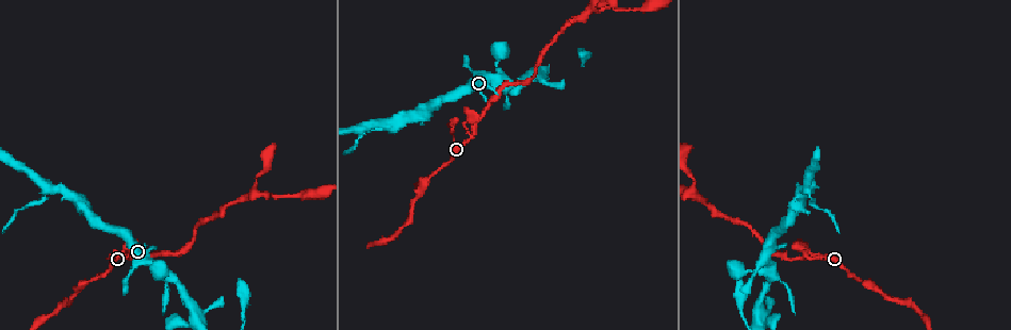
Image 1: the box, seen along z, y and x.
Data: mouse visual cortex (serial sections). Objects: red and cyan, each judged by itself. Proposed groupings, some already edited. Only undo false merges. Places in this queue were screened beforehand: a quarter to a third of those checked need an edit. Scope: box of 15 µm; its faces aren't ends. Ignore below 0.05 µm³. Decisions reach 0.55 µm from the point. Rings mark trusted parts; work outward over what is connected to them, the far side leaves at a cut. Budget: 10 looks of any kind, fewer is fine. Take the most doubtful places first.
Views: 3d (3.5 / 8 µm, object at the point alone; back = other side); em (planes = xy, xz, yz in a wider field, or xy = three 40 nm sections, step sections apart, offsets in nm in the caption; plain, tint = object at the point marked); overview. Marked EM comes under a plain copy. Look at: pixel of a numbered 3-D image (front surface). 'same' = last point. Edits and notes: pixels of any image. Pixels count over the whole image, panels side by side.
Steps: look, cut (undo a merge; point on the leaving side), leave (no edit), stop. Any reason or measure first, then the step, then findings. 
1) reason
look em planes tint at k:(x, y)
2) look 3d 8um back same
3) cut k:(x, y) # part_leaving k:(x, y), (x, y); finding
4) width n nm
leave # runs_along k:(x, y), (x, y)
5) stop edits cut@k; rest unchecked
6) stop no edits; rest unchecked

narrows sharply
look 3d 3.5um at 1:(390, 123)

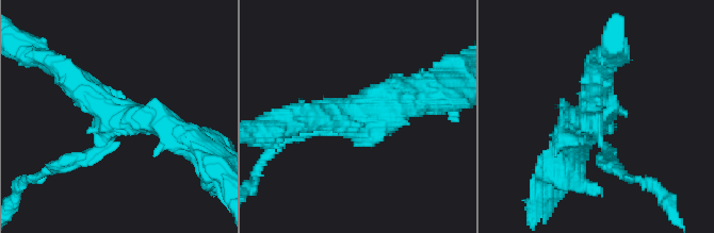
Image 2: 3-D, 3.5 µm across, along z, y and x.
arms 3; arm_widths 200, 400, 400 nm; now the EM
look em xy step 2 tint at 2:(113, 117)

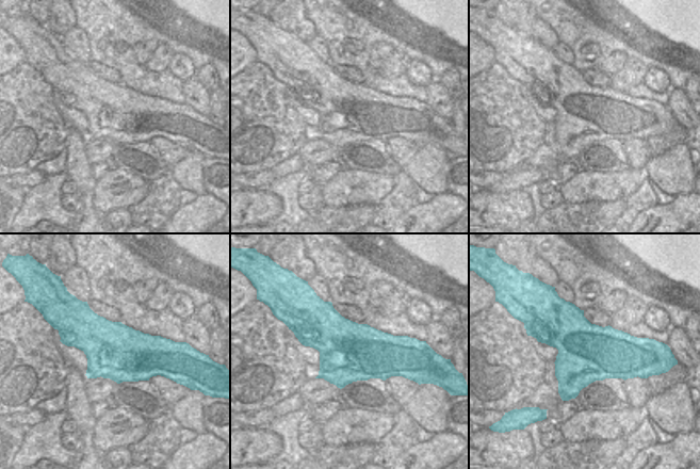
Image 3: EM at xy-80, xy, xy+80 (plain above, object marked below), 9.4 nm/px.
cut 2:(61, 162) # part_leaving 2:(100, 151), (50, 167), (28, 180); two cells meet here

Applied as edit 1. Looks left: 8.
two arms in line, one across
look 3d 8um at 1:(507, 88)

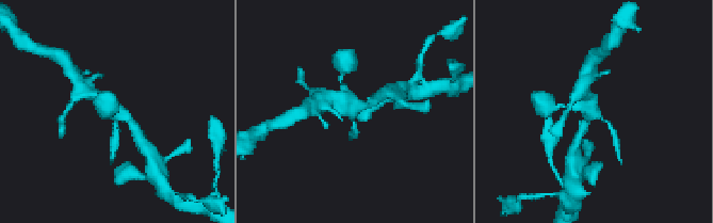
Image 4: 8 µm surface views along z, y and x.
arms 3; arm_widths 150, 300, 400 nm; need the tissue
look em xy step 5 tint at 4:(353, 109)

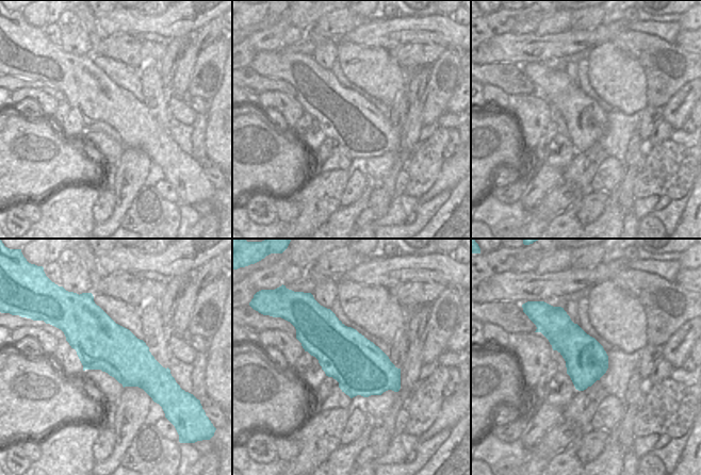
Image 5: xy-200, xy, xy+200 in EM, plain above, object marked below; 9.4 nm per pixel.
cut 4:(115, 134) # part_leaving 4:(115, 122), (115, 147), (112, 156); two cells meet here

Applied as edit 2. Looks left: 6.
redraw
look overview

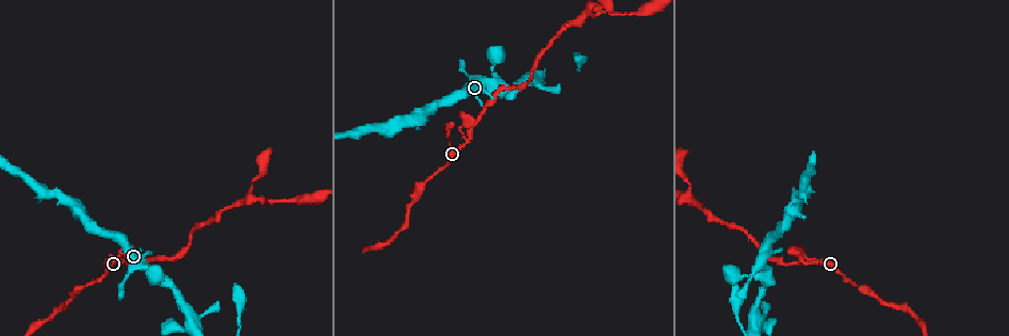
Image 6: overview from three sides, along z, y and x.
narrows sharply
look 3d 3.5um at 6:(462, 70)

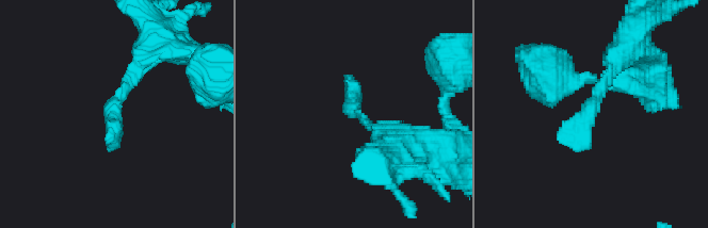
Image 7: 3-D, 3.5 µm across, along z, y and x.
shape alone is not enough
look em xy step 1 tint at 7:(117, 98)

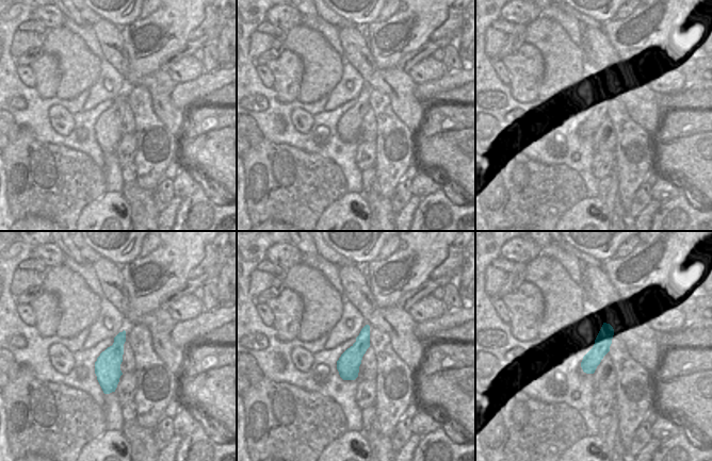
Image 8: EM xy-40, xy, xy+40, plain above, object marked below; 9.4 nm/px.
cut it another way
look em planes tint same

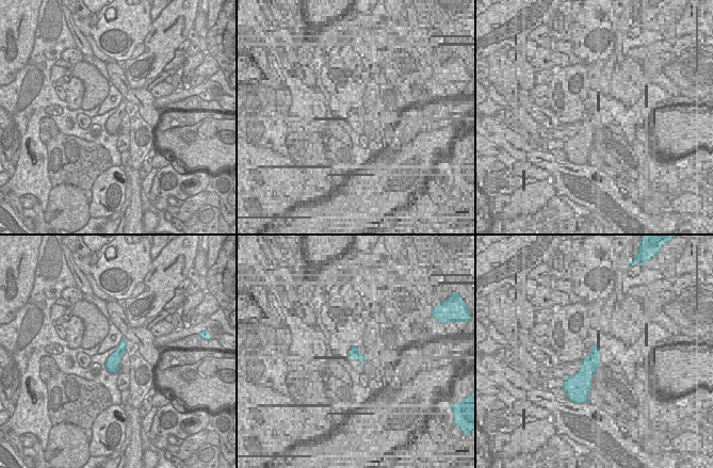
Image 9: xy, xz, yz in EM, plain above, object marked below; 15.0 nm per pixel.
leave # runs_along 7:(628, 45), (588, 116), (558, 140); continuous, no second cell

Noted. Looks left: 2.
arms part here
look 3d 3.5um at 6:(469, 126)

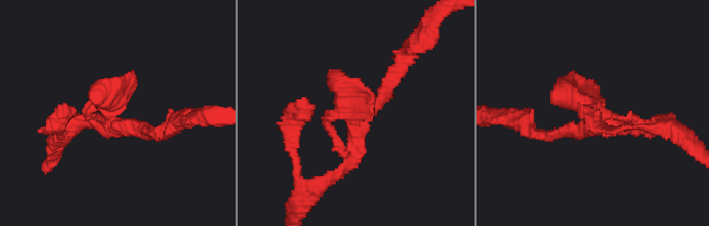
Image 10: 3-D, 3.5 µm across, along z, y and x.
arms 3; arm_widths 150, 200, 300 nm
look em xy step 5 tint at 10:(357, 114)

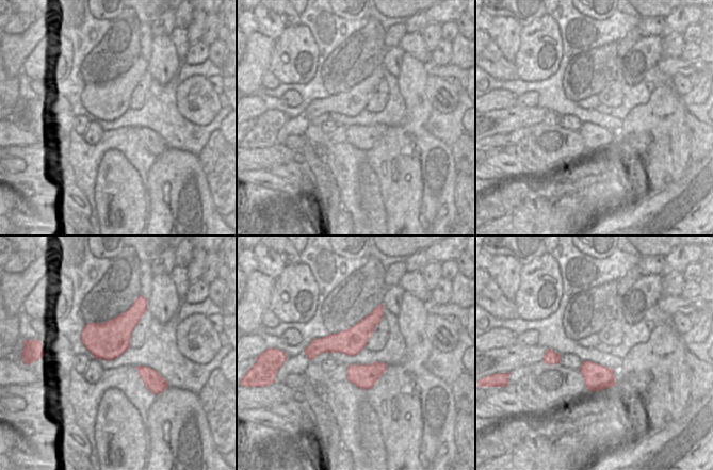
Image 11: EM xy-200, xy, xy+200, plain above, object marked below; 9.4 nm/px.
width 260 nm
cut 10:(575, 85) # two cells meet here

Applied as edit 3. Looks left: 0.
stop edits cut@2, cut@4, cut@10; rest unchecked

